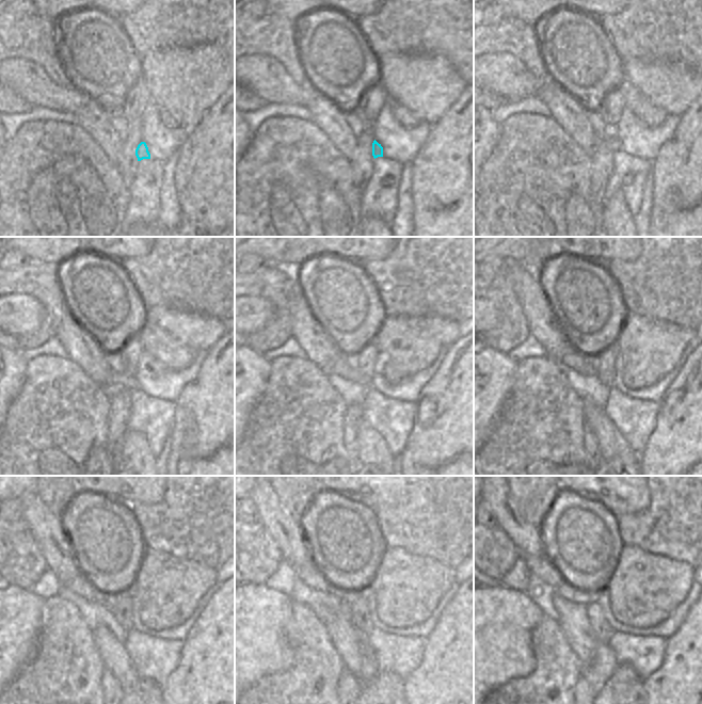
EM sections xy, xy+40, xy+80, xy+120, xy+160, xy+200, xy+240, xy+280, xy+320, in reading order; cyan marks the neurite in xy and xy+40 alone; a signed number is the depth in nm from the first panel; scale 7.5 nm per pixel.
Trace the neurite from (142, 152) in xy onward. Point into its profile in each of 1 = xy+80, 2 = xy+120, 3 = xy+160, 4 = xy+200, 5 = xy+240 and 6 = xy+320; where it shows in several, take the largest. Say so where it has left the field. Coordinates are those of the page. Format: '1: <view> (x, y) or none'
1: xy+80 (612, 142)
2: xy+120 (128, 381)
3: xy+160 (345, 367)
4: xy+200 (581, 364)
5: xy+240 (79, 585)
6: xy+320 (540, 565)

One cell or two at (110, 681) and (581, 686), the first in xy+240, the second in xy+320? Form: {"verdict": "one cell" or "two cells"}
{"verdict": "one cell"}

